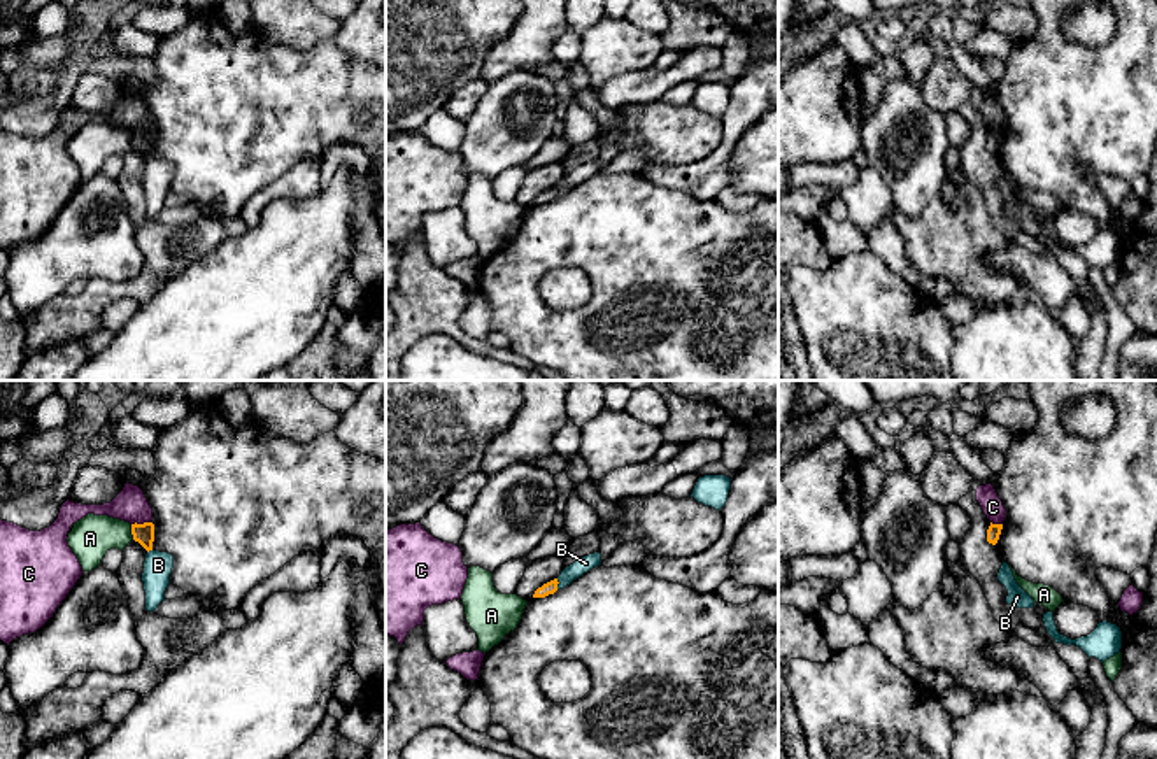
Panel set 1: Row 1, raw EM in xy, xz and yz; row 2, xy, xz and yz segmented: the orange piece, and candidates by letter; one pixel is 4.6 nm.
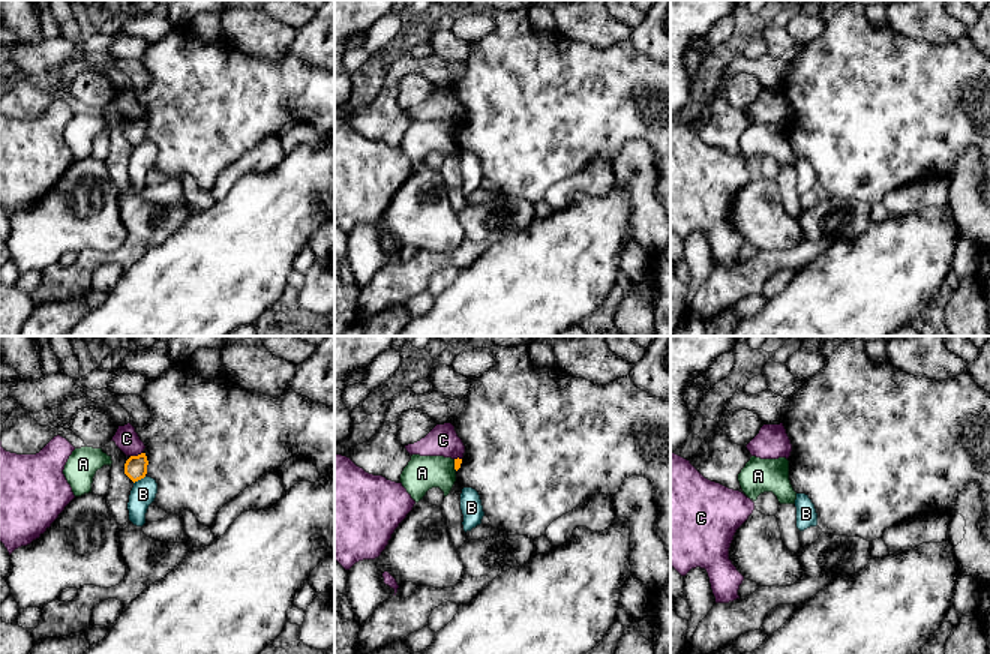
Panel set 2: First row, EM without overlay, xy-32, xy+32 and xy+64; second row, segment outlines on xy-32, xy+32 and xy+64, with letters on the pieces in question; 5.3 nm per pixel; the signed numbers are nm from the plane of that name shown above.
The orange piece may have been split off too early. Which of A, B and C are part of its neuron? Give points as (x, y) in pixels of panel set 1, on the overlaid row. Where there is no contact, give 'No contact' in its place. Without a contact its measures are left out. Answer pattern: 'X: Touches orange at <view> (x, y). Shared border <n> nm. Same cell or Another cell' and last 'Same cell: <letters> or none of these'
A: Touches orange at xy (132, 532). Shared border 70 nm. Another cell
B: Touches orange at xz (558, 582). Shared border 60 nm. Another cell
C: Touches orange at xy (141, 524). Shared border 90 nm. Another cell
Same cell: none of these

